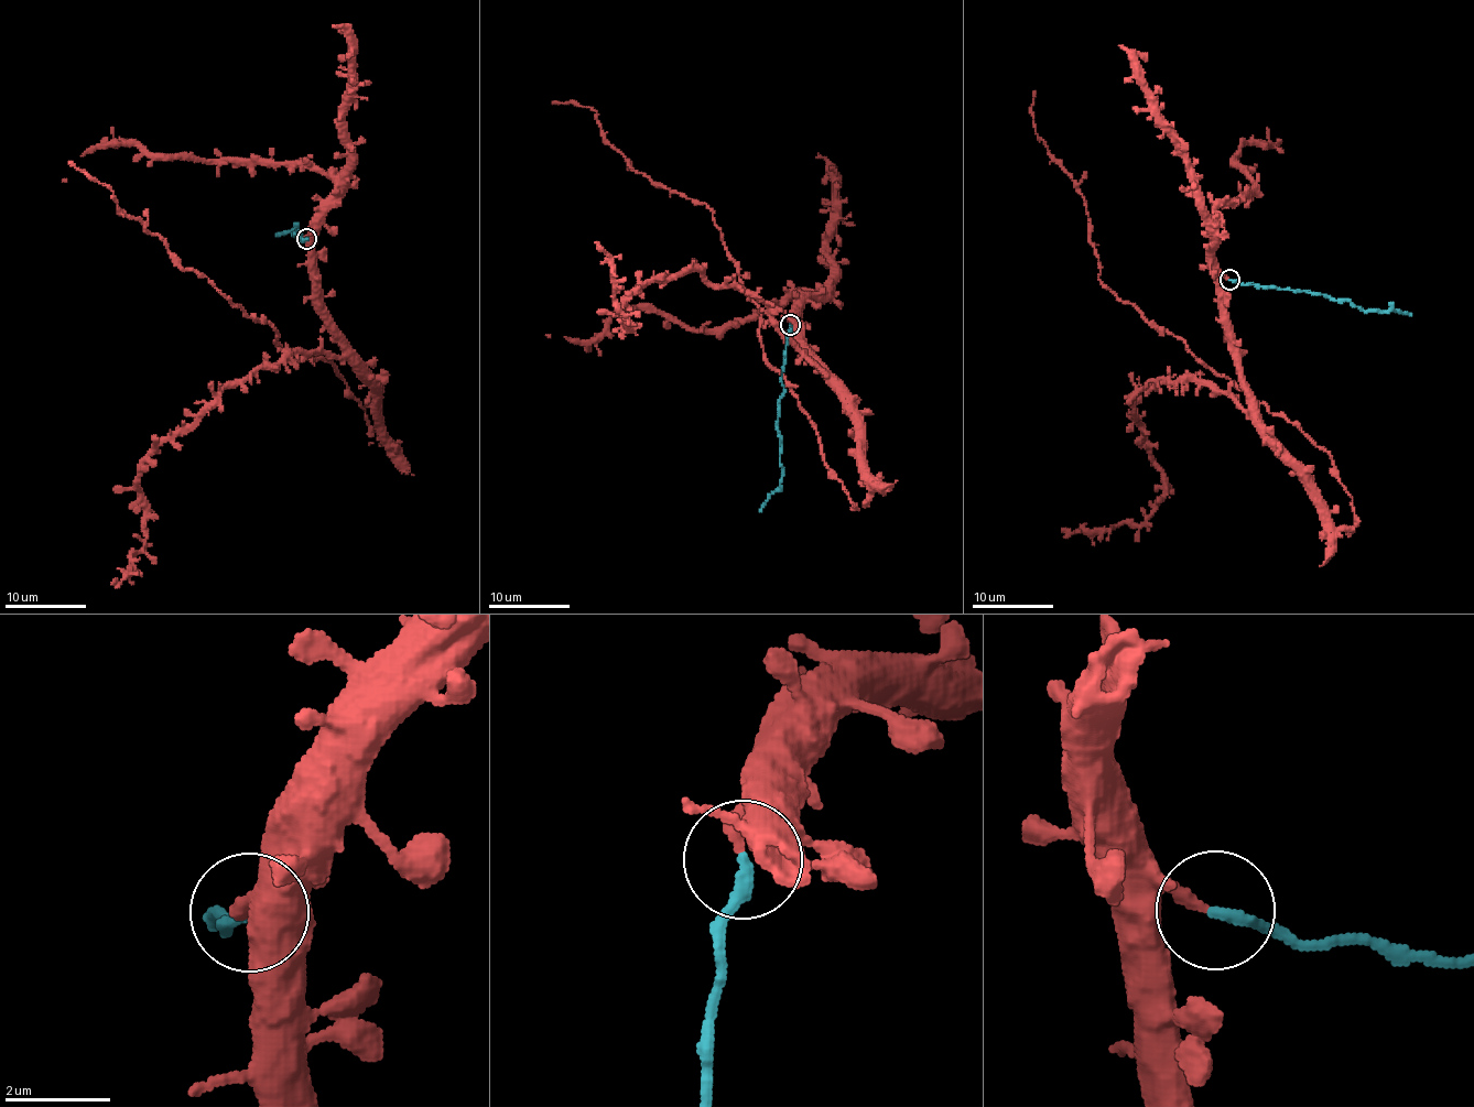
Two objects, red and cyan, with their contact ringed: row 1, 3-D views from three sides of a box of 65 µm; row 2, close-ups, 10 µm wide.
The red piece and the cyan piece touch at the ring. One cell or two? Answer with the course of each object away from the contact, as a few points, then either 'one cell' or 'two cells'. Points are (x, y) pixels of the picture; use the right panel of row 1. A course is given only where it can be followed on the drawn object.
red via (1228, 280), (1253, 411), (1350, 534), (1325, 452), (1098, 278), (1036, 90) | cyan via (1231, 280), (1325, 294), (1336, 301), (1350, 301), (1364, 311), (1390, 310), (1411, 315) | two cells

